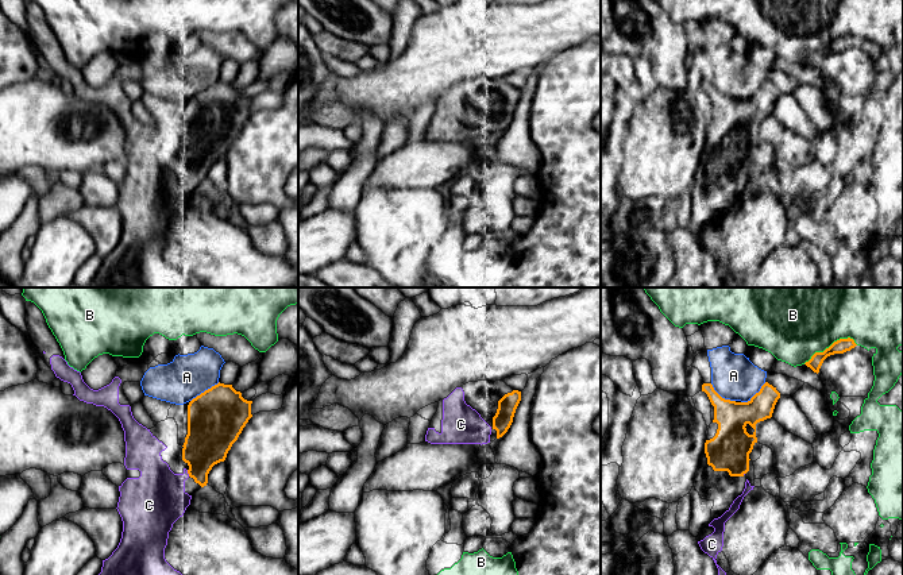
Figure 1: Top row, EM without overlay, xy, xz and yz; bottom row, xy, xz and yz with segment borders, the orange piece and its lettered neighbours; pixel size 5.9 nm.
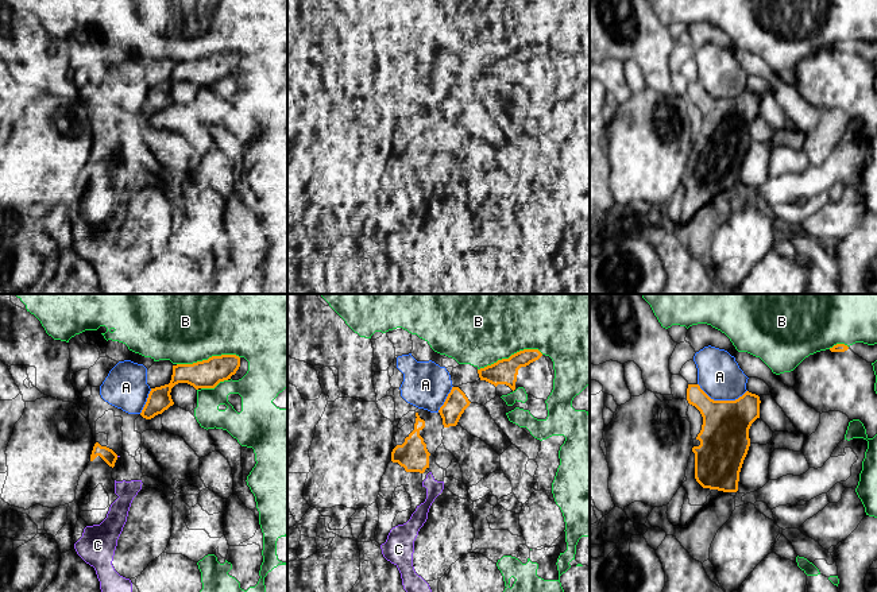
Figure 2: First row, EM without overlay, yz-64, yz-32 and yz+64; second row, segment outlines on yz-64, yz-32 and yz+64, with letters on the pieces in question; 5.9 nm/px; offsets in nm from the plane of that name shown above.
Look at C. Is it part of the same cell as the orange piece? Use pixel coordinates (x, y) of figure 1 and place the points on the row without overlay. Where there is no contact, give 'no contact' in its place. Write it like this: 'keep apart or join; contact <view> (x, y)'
join; contact xy (188, 170)

